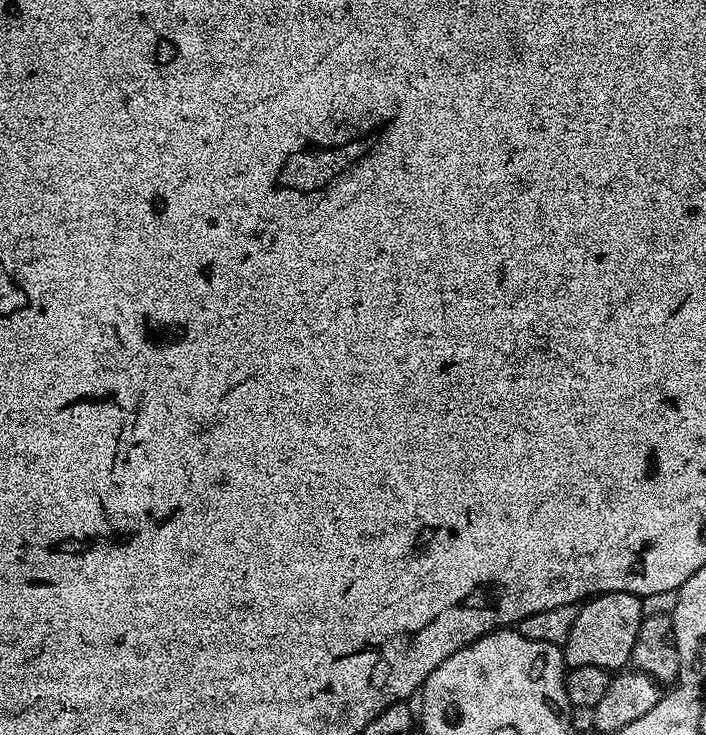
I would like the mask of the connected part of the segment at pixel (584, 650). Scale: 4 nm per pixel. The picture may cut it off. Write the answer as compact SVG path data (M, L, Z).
M602 592L581 603L574 626L570 626L570 634L562 645L565 665L568 668L598 666L609 670L623 669L632 659L634 638L638 638L640 624L644 621L640 602L641 597L629 592Z

